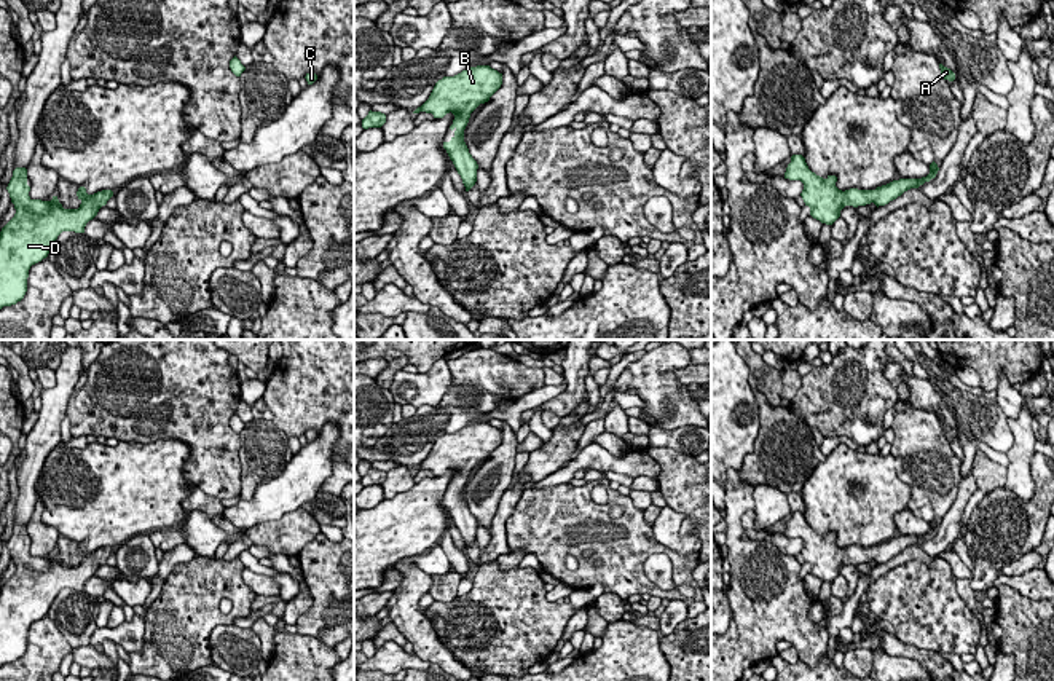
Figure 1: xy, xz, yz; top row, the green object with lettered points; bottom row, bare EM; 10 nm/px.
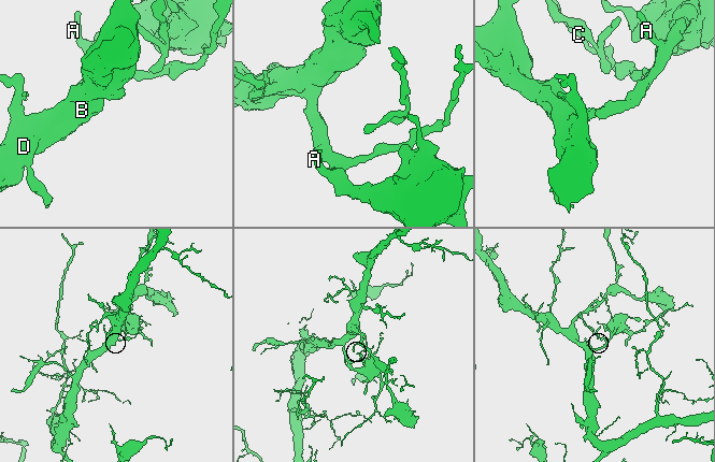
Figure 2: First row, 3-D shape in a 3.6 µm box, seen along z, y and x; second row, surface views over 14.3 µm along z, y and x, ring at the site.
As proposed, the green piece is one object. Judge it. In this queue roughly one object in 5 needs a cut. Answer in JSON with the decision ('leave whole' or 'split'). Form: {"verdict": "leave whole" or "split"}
{"verdict": "leave whole"}

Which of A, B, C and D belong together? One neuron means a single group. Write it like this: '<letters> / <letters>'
A B C D

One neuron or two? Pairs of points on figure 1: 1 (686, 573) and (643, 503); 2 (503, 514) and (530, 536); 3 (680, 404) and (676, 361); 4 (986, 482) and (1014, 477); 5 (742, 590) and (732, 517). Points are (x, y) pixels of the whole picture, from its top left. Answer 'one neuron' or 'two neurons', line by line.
1: two neurons
2: two neurons
3: one neuron
4: two neurons
5: one neuron

